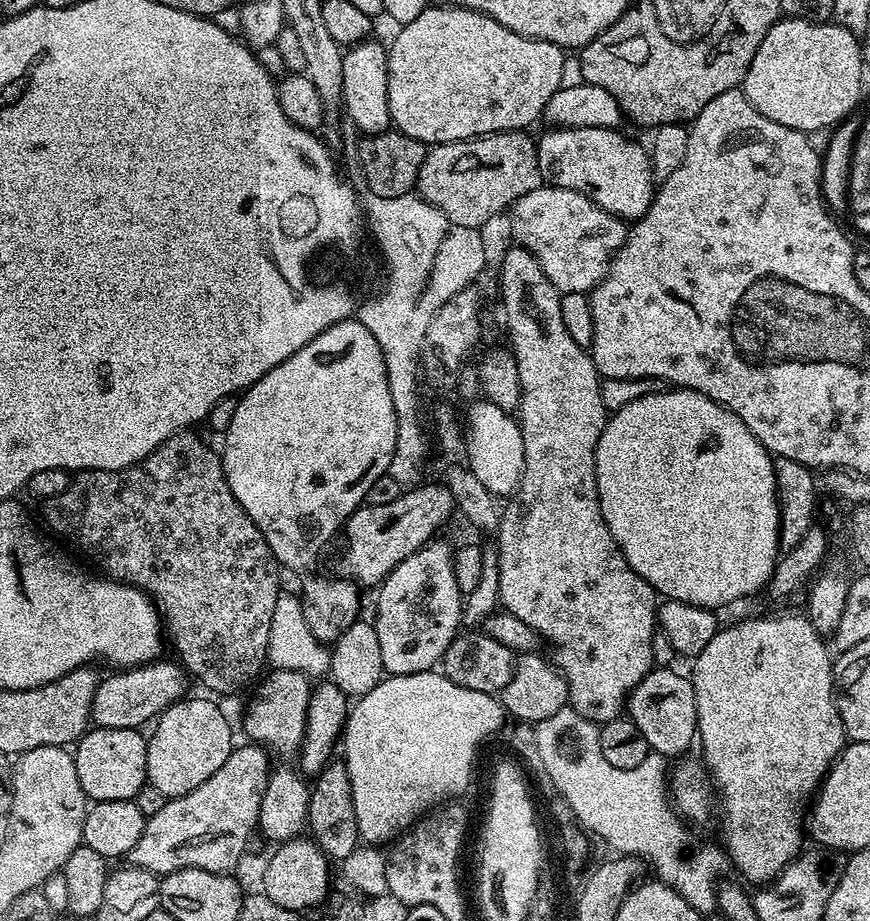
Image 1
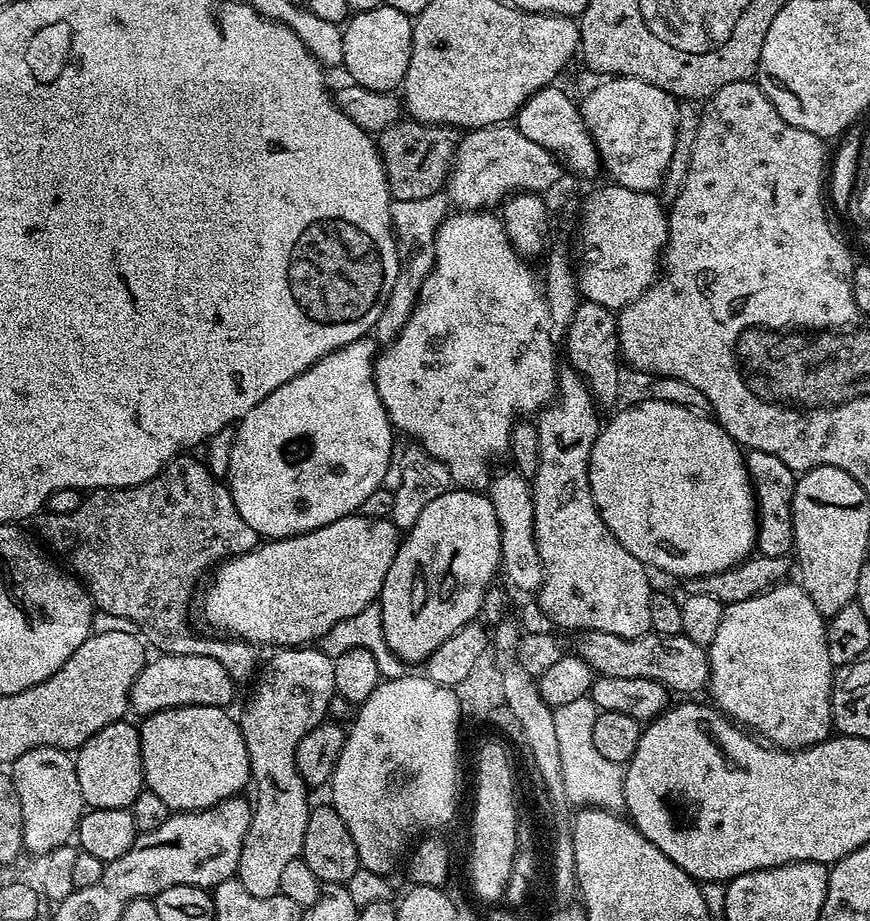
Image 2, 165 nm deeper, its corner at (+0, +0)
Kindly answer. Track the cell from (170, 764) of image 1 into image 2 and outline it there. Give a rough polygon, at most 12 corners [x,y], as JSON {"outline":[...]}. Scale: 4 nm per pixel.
{"outline":[[167,708],[139,725],[146,788],[173,813],[252,779],[223,708]]}

